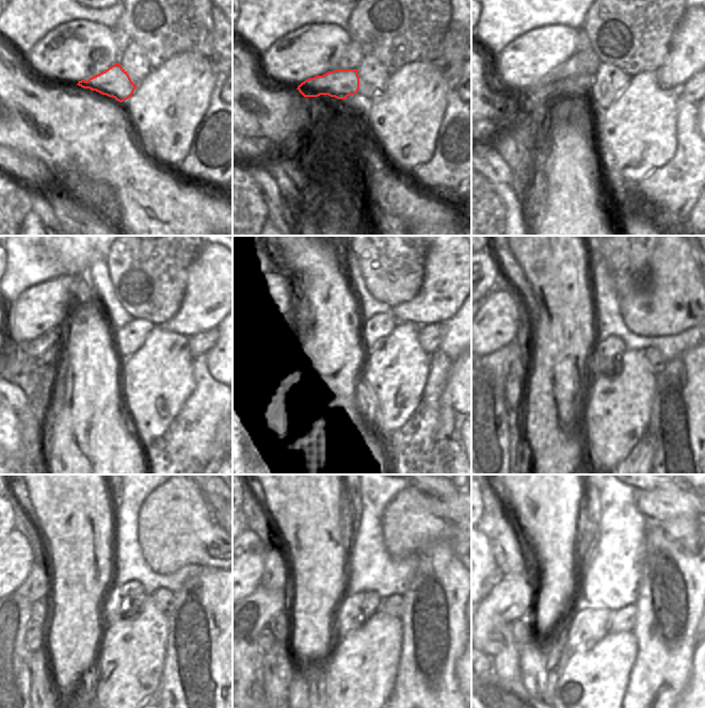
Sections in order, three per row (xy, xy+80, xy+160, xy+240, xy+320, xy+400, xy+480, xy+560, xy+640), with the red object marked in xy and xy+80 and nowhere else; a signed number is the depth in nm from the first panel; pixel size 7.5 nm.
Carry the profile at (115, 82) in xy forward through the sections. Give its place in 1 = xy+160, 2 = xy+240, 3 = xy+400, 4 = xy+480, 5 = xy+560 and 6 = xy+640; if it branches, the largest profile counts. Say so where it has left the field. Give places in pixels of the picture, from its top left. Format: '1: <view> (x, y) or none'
1: xy+160 (580, 84)
2: xy+240 (49, 359)
3: xy+400 (513, 387)
4: xy+480 (33, 641)
5: xy+560 (266, 639)
6: xy+640 (494, 644)

